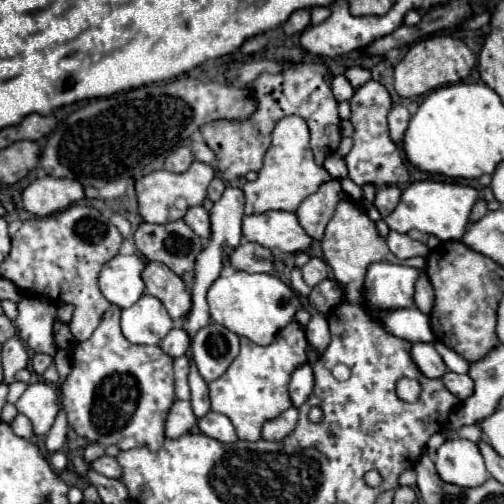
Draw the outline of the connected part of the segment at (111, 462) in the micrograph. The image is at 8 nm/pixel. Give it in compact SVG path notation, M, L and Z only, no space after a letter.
M101 456L101 458L93 460L91 466L93 466L95 472L99 472L99 474L103 474L107 478L119 478L121 476L121 466L111 456Z

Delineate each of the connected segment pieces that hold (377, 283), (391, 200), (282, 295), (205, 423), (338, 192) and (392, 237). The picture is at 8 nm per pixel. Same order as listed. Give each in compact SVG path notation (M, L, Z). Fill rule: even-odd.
M371 264L365 278L367 308L377 312L383 312L383 308L413 308L413 288L417 274L417 268L401 264Z
M387 186L387 188L381 188L377 190L377 196L375 196L375 208L381 212L383 218L387 218L393 208L397 206L399 202L399 196L401 196L401 190L397 186Z
M227 260L219 278L211 284L207 292L207 302L213 322L229 328L239 336L249 338L259 346L271 344L275 334L293 320L295 312L301 306L299 296L279 278L271 274L249 274L235 270Z
M209 412L207 416L203 416L203 420L199 420L199 430L203 430L205 436L211 436L219 442L235 442L237 440L237 432L235 426L231 424L231 420L219 412Z
M329 180L323 182L321 188L311 194L309 198L305 198L301 202L301 206L297 208L297 218L299 224L305 228L305 232L313 238L313 240L321 240L327 222L331 220L339 200L343 200L343 190L339 180Z
M399 232L387 234L387 246L399 260L407 260L413 256L425 256L429 252L429 248L425 244L411 240L407 234L399 234Z

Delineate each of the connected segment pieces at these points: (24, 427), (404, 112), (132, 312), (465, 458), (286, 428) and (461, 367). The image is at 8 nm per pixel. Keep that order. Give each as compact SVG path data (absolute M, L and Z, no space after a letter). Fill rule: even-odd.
M17 414L17 416L15 416L15 420L11 422L11 428L13 428L13 432L15 432L17 436L21 436L21 438L31 438L31 436L33 436L31 422L29 422L27 416L23 416L23 414Z
M395 104L387 116L389 120L389 132L391 132L391 140L397 142L397 146L401 146L403 142L403 136L405 136L405 130L407 130L407 124L411 120L411 114L405 106L401 104Z
M143 294L131 308L125 308L121 312L121 332L131 344L159 344L171 328L173 328L173 322L171 322L167 310L151 294Z
M463 438L447 440L437 450L435 468L443 482L461 488L475 488L489 478L479 446Z
M291 406L281 416L277 416L275 420L269 420L263 426L263 434L261 434L263 440L283 440L285 436L289 436L295 430L297 420L299 420L299 412L295 406Z
M437 342L437 352L441 354L443 362L447 364L447 368L449 368L451 372L457 372L457 374L465 374L465 372L469 370L469 362L467 362L467 360L463 360L463 356L459 356L455 350L447 348L445 344Z

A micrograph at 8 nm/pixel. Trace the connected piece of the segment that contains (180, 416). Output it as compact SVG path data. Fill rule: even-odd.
M175 400L169 414L167 414L167 424L165 424L165 436L167 438L179 438L187 432L191 432L197 424L197 416L191 410L189 402Z

